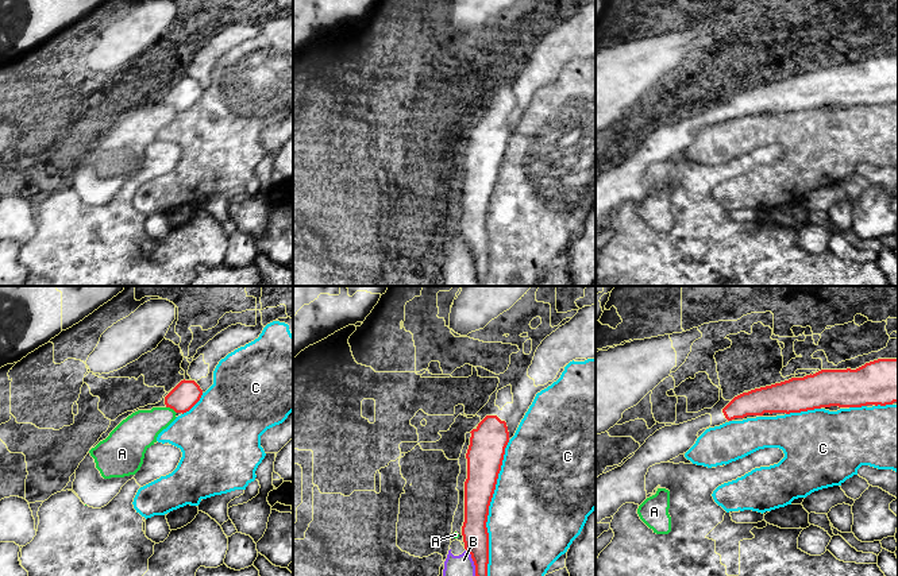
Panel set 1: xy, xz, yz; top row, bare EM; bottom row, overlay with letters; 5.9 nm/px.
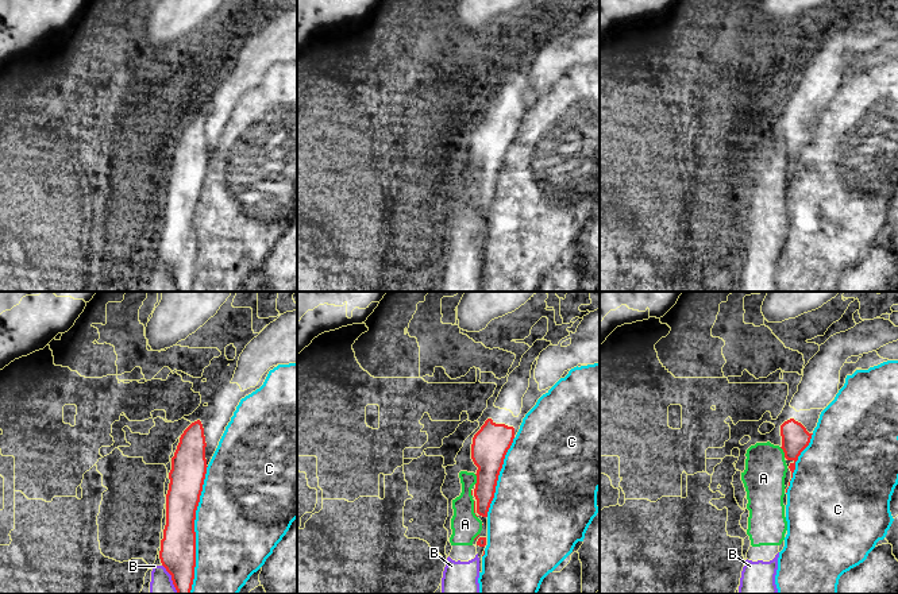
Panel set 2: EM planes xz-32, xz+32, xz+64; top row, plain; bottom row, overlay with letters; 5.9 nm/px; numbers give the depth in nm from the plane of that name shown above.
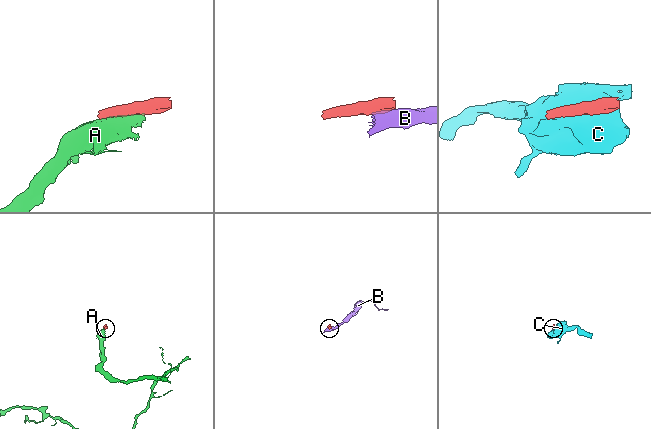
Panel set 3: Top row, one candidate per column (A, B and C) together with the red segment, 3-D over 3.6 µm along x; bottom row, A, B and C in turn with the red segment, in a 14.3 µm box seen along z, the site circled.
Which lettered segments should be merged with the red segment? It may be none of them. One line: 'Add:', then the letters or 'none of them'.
Add: none of them

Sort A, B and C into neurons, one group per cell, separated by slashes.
A B / C

